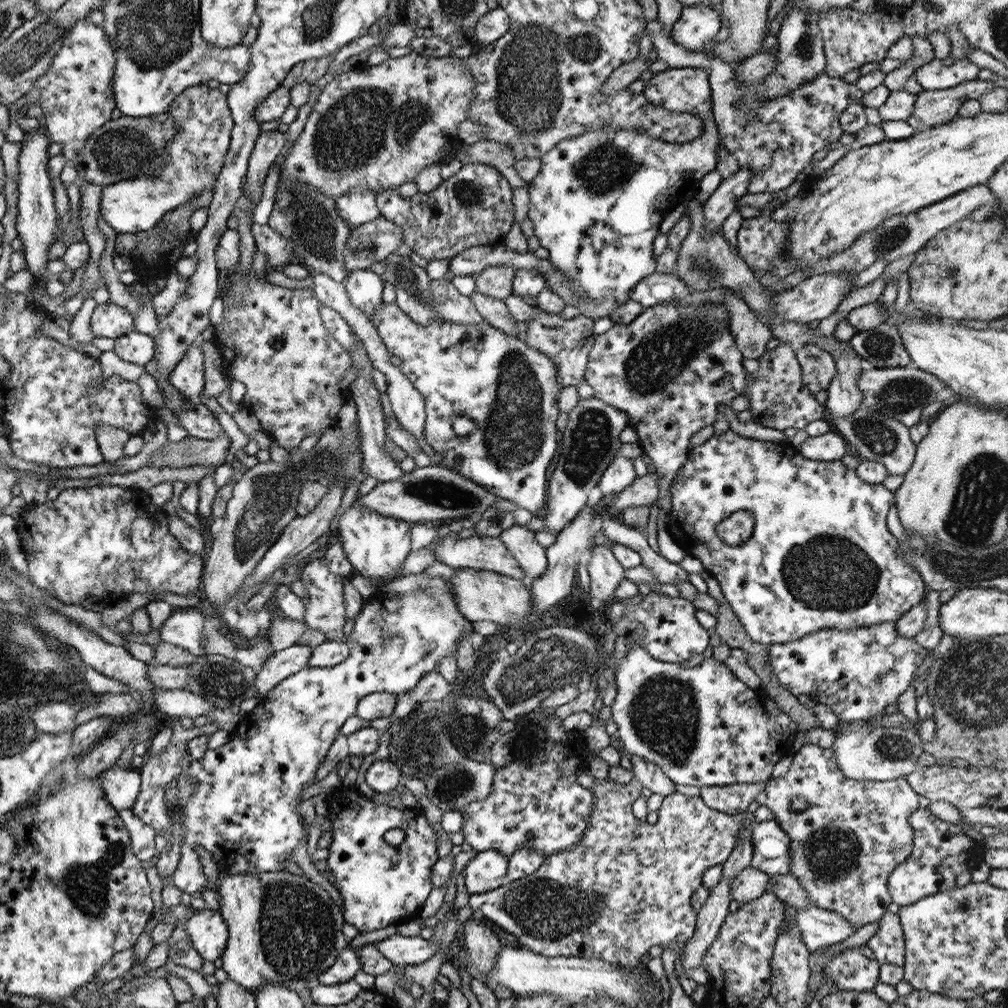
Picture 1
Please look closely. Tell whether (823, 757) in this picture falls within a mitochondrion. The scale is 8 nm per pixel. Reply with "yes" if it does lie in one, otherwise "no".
no

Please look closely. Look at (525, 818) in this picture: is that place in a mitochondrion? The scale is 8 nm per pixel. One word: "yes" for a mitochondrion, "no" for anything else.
no

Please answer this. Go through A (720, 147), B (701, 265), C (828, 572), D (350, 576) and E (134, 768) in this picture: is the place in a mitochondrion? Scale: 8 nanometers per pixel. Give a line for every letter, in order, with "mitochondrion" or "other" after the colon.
A: other
B: mitochondrion
C: mitochondrion
D: other
E: other

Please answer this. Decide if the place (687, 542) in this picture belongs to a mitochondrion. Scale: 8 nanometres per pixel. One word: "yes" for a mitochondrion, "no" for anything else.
no

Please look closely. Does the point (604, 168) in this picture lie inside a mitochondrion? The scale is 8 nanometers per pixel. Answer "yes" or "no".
yes

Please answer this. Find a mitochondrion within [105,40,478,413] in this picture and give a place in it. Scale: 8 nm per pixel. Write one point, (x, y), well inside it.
(366, 122)

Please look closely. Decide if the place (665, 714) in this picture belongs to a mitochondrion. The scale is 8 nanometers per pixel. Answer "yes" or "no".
yes

